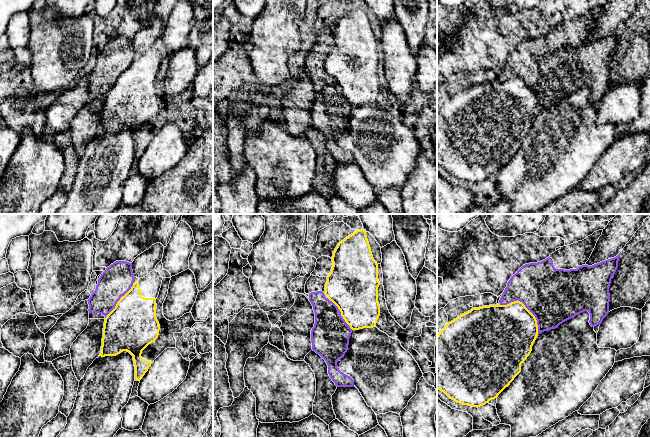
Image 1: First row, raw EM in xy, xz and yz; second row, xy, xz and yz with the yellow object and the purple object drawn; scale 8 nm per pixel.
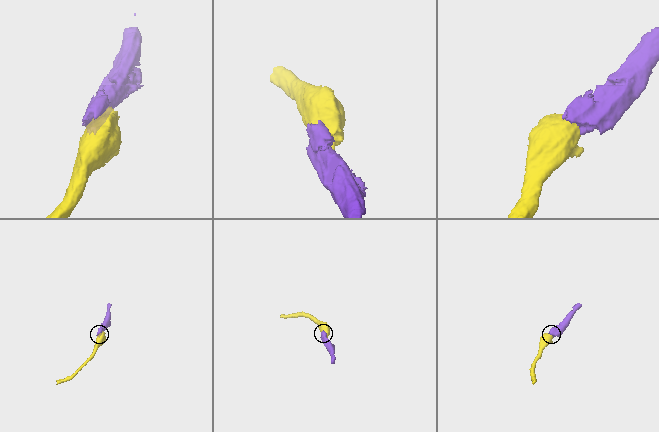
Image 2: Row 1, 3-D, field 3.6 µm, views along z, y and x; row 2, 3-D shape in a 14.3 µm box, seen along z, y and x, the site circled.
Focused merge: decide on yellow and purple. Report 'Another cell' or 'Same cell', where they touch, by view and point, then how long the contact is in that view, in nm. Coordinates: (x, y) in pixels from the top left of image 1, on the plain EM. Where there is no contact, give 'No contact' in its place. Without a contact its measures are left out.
Another cell. Touches yellow at yz (525, 83). Shared border 400 nm

